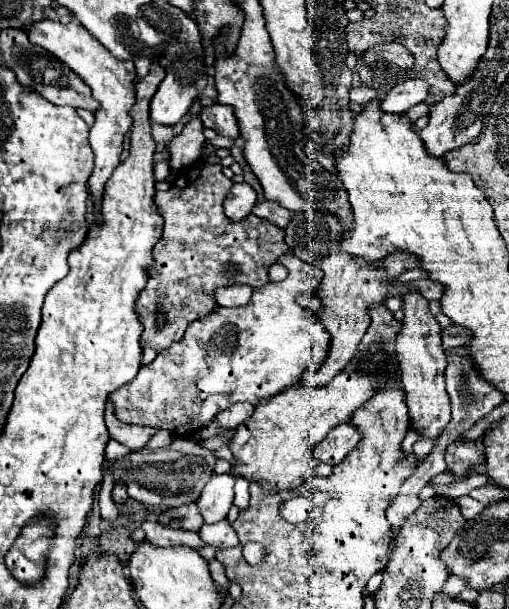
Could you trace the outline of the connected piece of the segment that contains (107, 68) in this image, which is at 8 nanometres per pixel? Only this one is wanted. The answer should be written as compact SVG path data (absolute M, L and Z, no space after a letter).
M42 20L42 22L32 24L32 28L28 30L28 38L32 40L32 44L42 46L50 54L54 54L58 60L62 60L68 68L72 68L72 72L76 72L78 76L82 76L82 80L88 82L88 86L92 88L94 98L100 102L100 110L94 114L96 116L96 122L90 128L90 138L88 138L90 140L90 146L92 146L92 152L94 152L94 172L92 172L92 176L88 180L88 188L90 189L90 196L92 196L96 220L100 222L100 196L102 196L104 184L110 178L112 170L120 164L122 142L124 142L126 132L132 126L130 108L134 106L134 100L136 100L136 94L134 94L136 68L134 68L132 62L118 60L116 56L112 56L78 22L70 22L68 26L64 26L60 22Z

